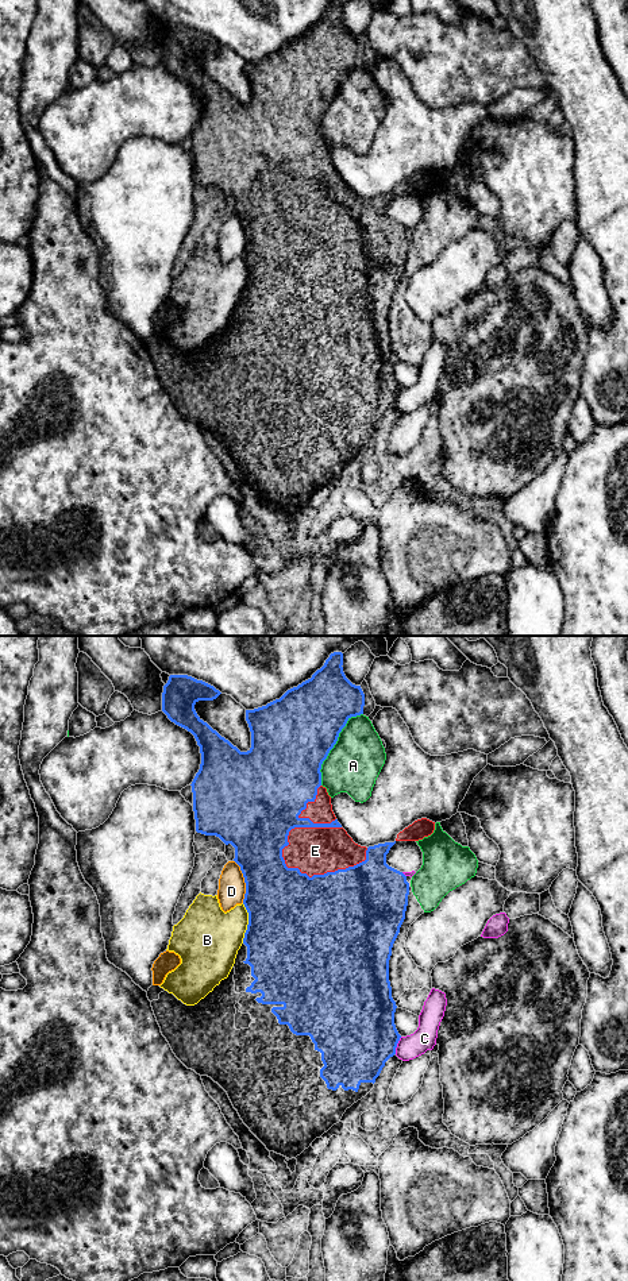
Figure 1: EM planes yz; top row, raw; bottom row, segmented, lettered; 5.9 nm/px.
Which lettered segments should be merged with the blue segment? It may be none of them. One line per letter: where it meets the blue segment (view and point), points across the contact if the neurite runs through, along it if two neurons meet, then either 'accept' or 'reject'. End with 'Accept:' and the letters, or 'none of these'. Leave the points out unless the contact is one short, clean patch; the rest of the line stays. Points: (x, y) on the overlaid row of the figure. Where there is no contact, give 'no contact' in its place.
A: yz (334, 744) | reject
B: yz (249, 923) | reject
C: yz (396, 1045) | reject
D: yz (245, 882) | along yz (234, 860), (245, 883), (243, 902) | reject
E: yz (327, 872) | accept
Accept: E

